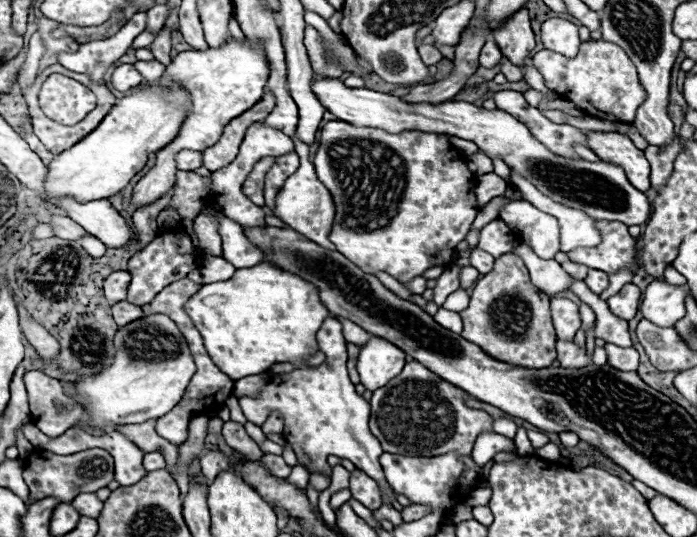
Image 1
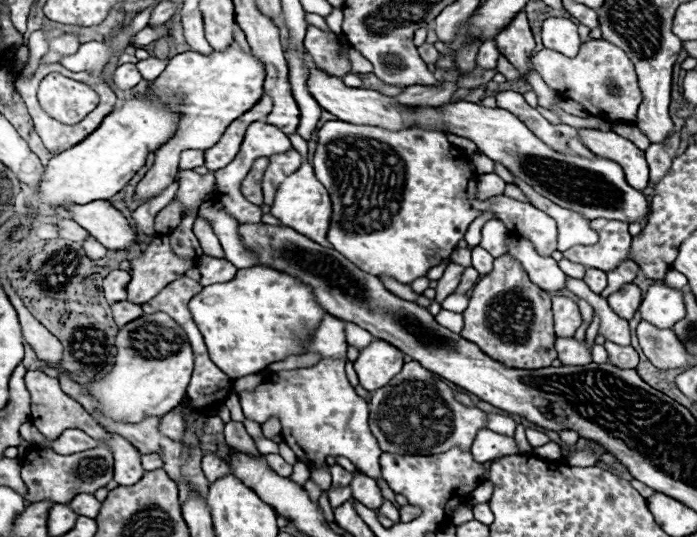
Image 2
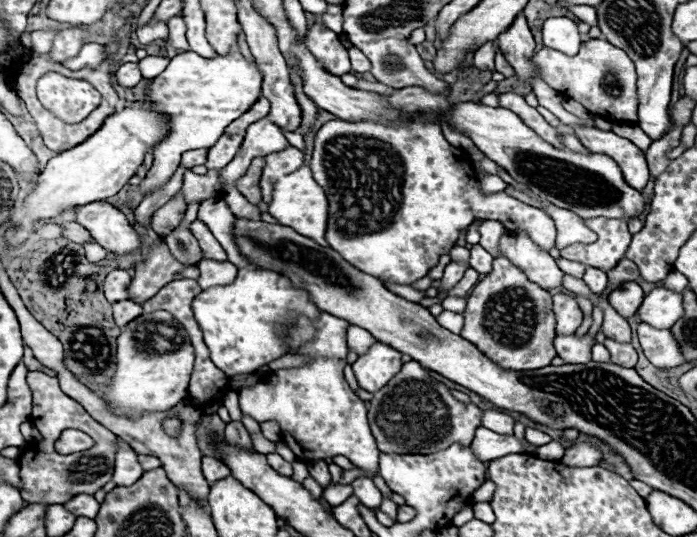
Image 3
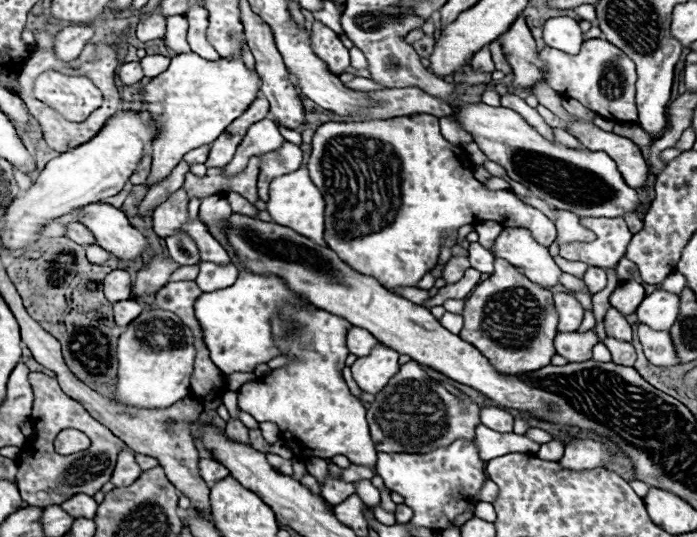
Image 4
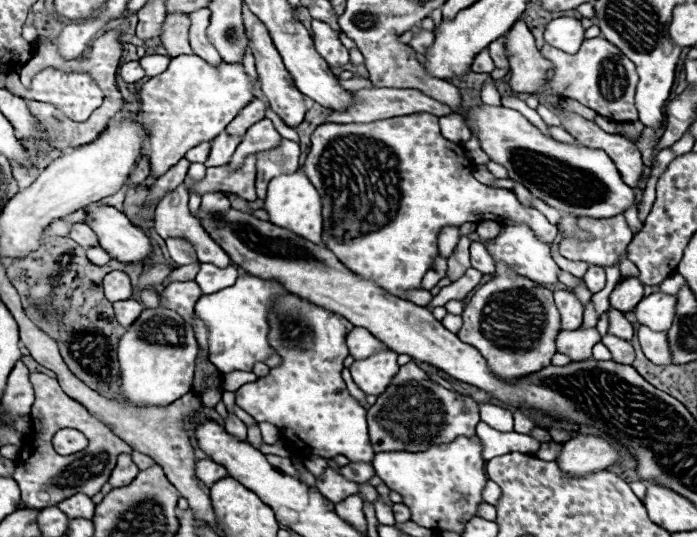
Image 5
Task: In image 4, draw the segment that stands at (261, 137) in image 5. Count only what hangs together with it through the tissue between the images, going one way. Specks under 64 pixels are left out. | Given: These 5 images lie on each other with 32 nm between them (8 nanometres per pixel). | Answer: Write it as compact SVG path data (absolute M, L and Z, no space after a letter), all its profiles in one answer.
M264 118L248 128L232 162L228 166L224 166L224 174L226 176L240 174L240 170L244 170L244 166L248 166L248 160L252 156L262 156L272 150L280 150L280 146L284 146L284 138L278 132L278 126L272 120Z

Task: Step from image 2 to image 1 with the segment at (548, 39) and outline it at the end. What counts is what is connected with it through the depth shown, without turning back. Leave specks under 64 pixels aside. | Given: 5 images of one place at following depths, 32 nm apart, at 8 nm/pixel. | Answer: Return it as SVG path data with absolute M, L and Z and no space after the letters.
M550 18L542 24L542 42L544 42L544 48L558 52L566 58L574 58L580 46L578 26L568 20Z

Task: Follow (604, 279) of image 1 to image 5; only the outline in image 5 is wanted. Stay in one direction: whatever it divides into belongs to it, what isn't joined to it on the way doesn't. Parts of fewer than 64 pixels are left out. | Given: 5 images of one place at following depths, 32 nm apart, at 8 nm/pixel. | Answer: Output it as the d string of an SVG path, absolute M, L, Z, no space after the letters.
M590 266L582 280L586 282L586 286L588 286L588 290L590 290L592 294L594 294L594 292L600 292L600 290L604 288L604 284L606 284L604 268L600 268L600 266Z

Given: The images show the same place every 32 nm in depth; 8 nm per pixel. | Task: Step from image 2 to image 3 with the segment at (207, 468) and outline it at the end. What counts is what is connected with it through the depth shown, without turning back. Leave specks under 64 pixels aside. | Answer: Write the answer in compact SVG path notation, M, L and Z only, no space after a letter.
M204 456L202 458L202 472L204 472L204 478L208 480L208 484L214 484L216 480L230 476L230 468L216 456Z

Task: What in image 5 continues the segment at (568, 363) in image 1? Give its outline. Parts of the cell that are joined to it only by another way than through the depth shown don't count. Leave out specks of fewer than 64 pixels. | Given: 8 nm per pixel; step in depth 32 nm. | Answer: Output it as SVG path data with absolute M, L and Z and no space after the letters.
M596 328L564 330L556 338L556 350L560 354L566 354L572 362L580 362L592 358L592 346L598 342L600 334L596 332Z

